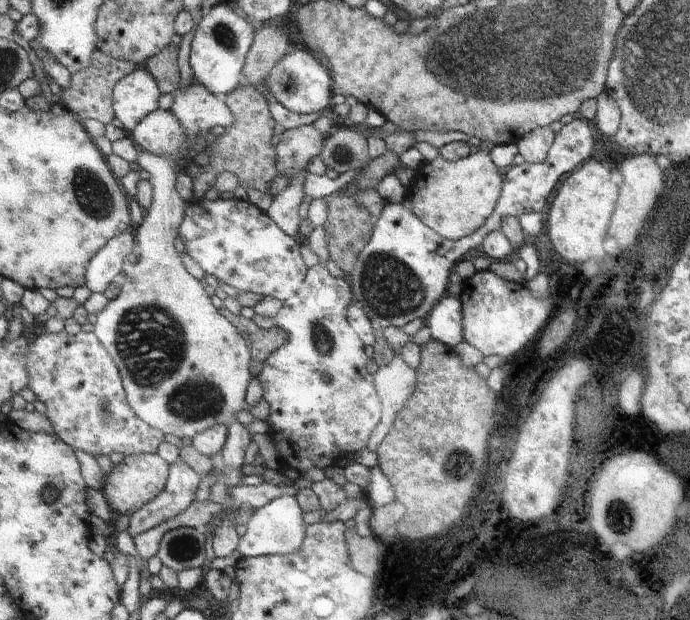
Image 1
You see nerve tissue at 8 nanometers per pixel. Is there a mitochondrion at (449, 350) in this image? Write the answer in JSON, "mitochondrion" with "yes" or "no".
{"mitochondrion":"no"}

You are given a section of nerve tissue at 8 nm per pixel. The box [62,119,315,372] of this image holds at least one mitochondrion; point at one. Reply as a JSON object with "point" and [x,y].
{"point":[92,193]}

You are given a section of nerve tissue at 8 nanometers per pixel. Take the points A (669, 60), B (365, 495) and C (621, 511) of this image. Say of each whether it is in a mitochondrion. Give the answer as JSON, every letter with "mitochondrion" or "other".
{"A":"mitochondrion","B":"other","C":"mitochondrion"}

